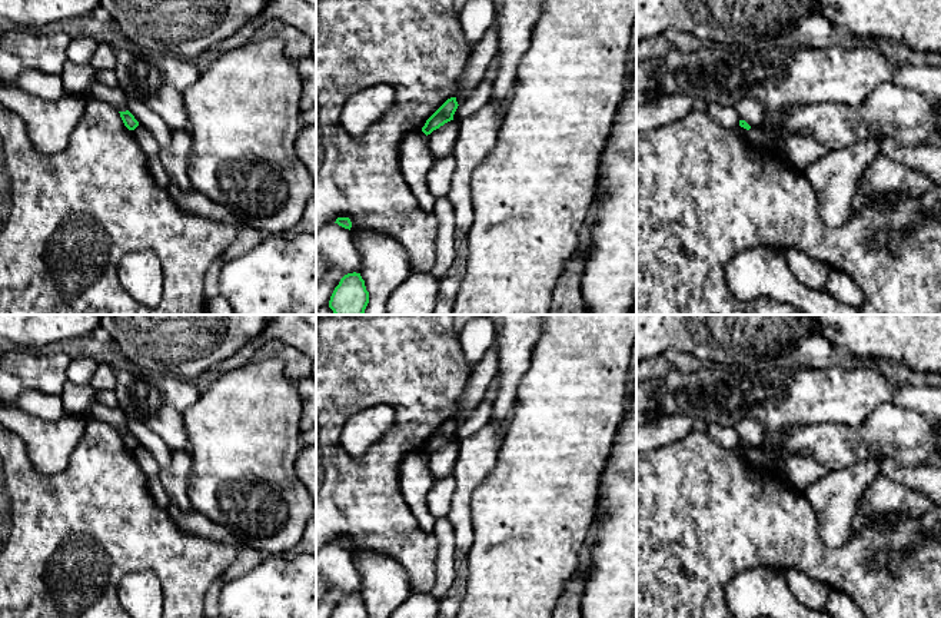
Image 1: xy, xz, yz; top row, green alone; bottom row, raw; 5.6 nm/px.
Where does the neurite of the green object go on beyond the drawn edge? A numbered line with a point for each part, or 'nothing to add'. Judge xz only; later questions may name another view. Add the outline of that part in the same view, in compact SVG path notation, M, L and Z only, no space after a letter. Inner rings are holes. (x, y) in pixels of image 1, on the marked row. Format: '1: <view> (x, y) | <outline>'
nothing to add

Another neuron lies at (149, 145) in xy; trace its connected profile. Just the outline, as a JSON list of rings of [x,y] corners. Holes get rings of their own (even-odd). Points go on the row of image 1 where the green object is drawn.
[[[137,126],[134,129],[134,136],[147,159],[157,157],[160,146],[147,129]]]

